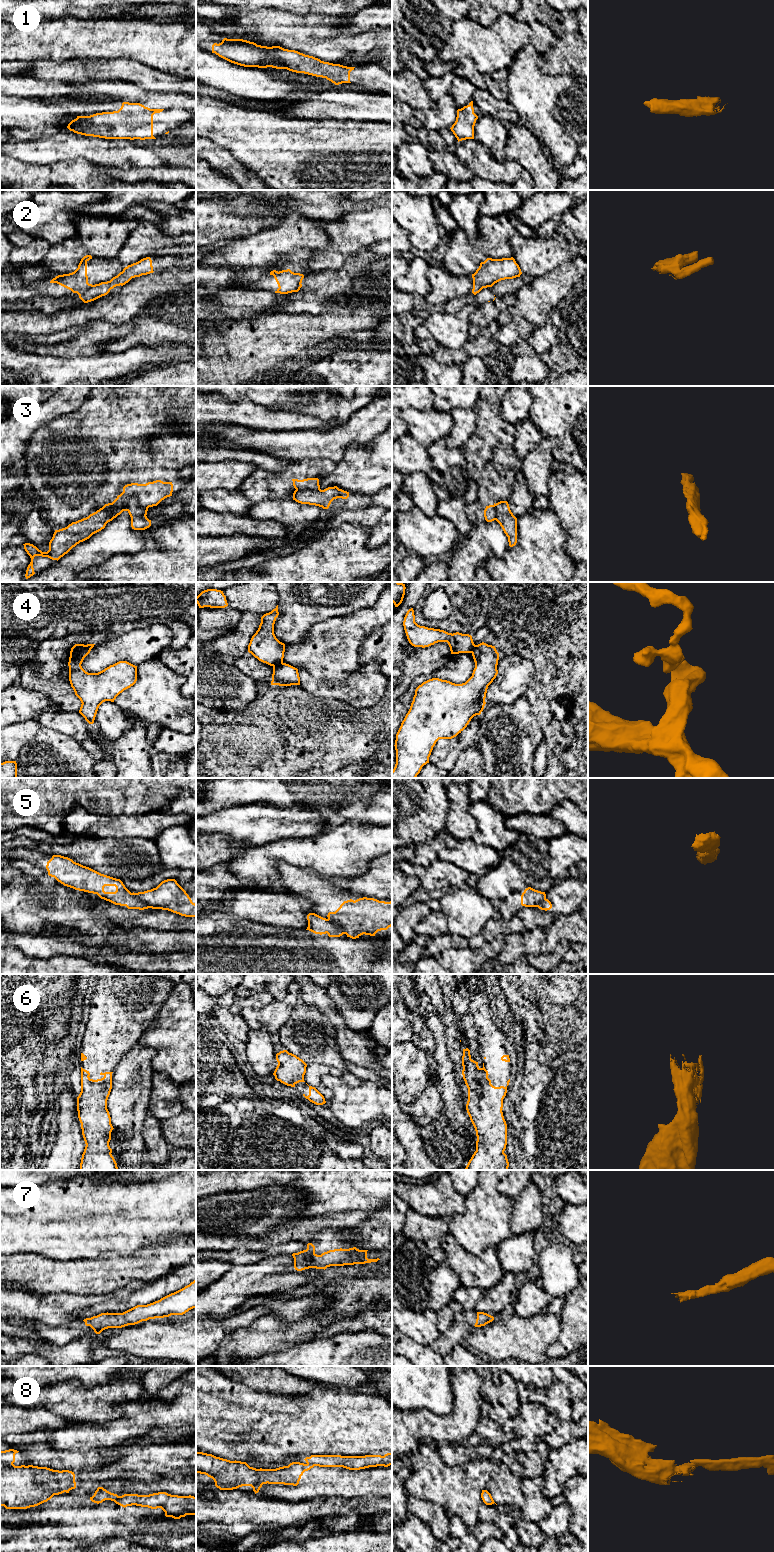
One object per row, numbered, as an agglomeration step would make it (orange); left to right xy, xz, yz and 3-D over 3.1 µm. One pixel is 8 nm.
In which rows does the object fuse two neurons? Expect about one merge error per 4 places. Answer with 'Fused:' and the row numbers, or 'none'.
Fused: 2, 3, 4, 5, 8

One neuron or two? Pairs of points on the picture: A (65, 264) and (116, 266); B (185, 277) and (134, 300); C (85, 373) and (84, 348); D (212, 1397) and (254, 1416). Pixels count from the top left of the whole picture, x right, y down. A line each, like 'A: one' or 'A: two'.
A: two
B: one
C: two
D: one

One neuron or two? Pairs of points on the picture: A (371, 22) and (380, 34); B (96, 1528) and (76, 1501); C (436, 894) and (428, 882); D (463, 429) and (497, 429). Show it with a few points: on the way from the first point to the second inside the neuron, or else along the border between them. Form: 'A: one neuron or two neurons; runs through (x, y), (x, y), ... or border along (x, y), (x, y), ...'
A: two neurons; border along (381, 28), (353, 34)
B: one neuron; runs through (89, 1521), (76, 1508)
C: one neuron; runs through (436, 891), (431, 885)
D: two neurons; border along (471, 409), (475, 415), (475, 431), (460, 447)

